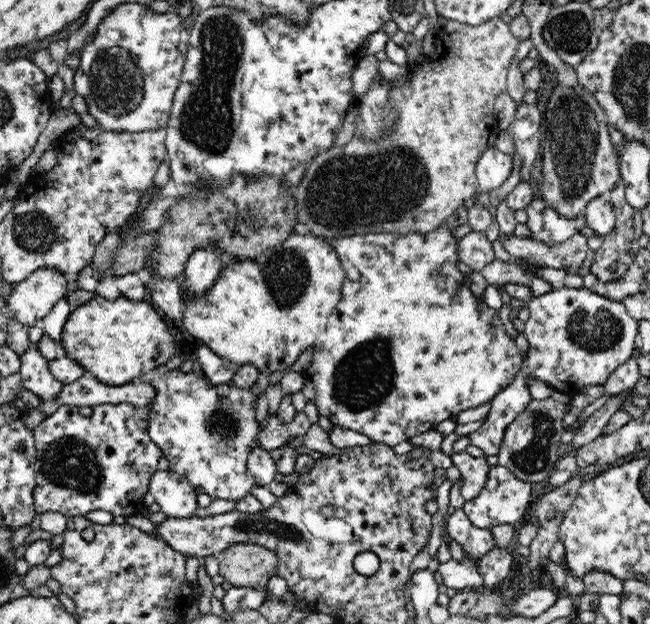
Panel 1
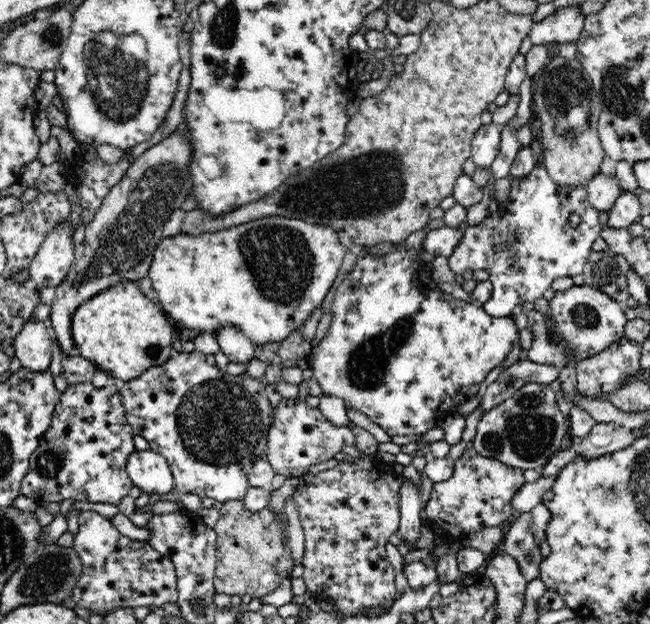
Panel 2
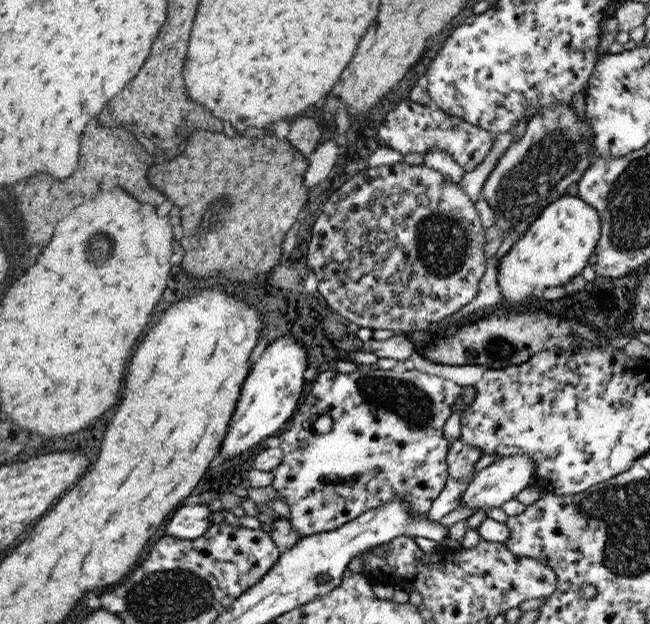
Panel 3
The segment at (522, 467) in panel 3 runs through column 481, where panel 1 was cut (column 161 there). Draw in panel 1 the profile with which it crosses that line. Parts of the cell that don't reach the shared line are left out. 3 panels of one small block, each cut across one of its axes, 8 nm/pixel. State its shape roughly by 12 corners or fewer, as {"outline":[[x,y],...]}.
{"outline":[[158,470],[148,484],[161,511],[192,518],[197,492],[184,476]]}

